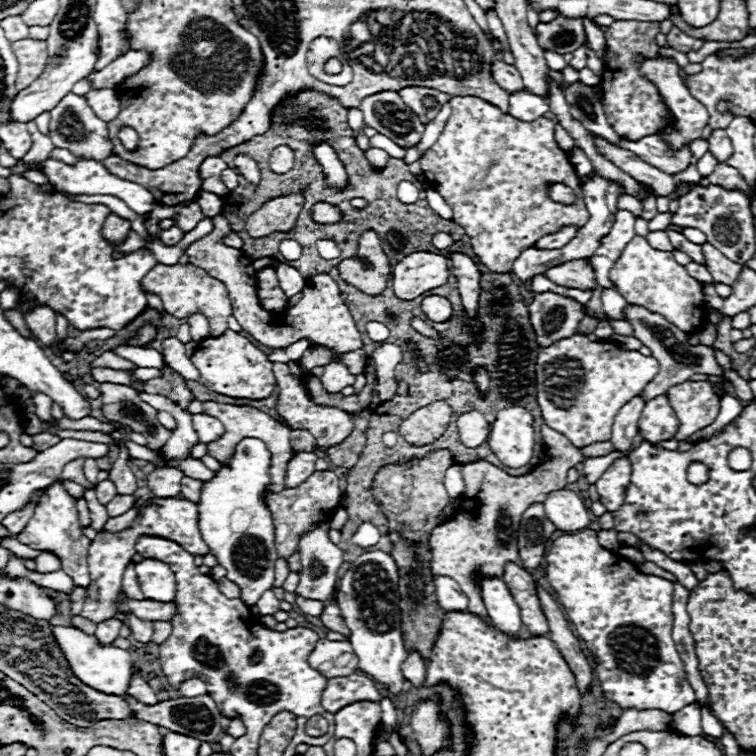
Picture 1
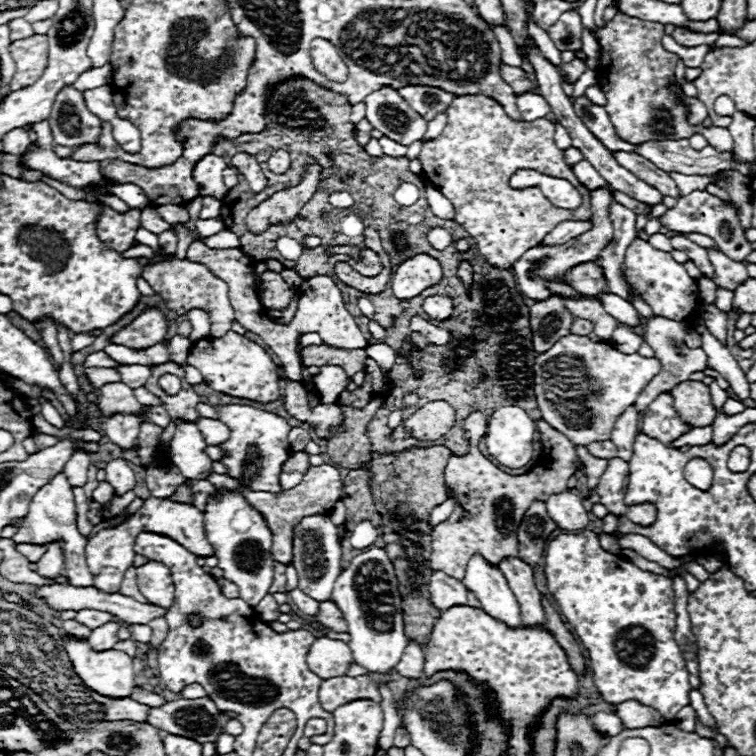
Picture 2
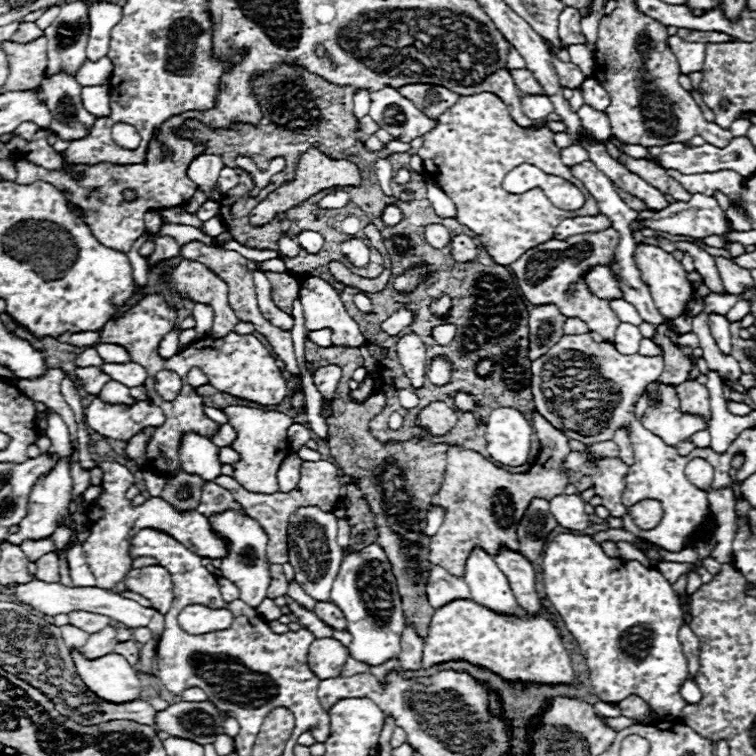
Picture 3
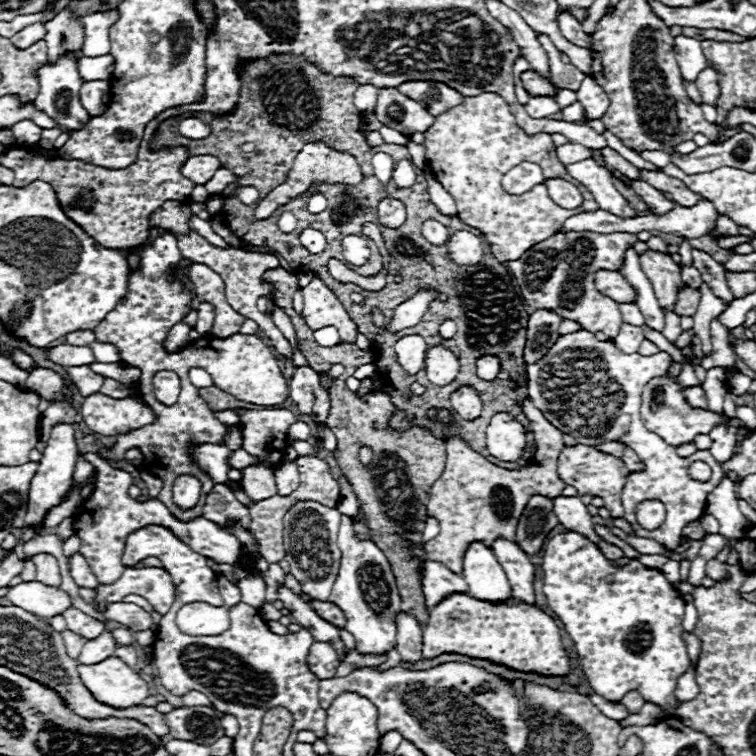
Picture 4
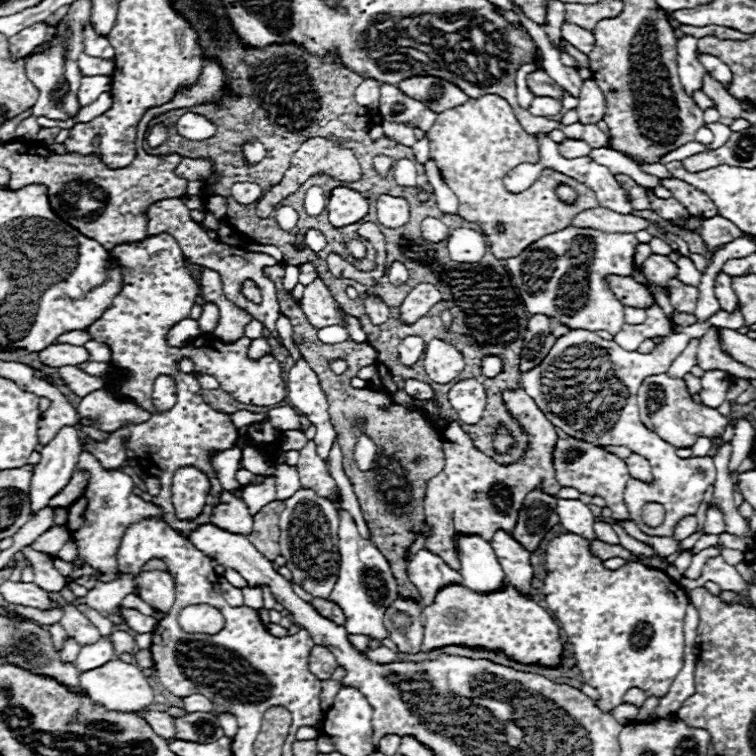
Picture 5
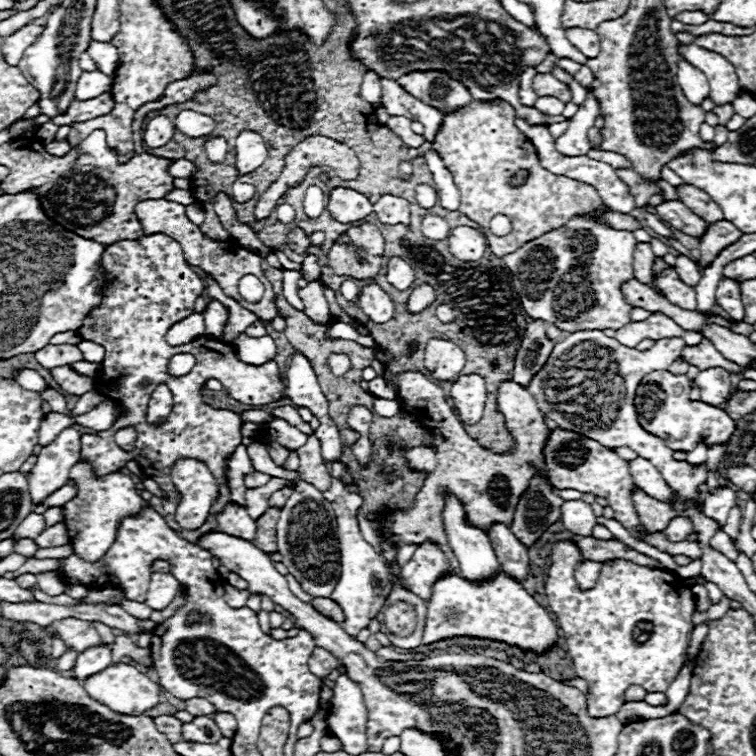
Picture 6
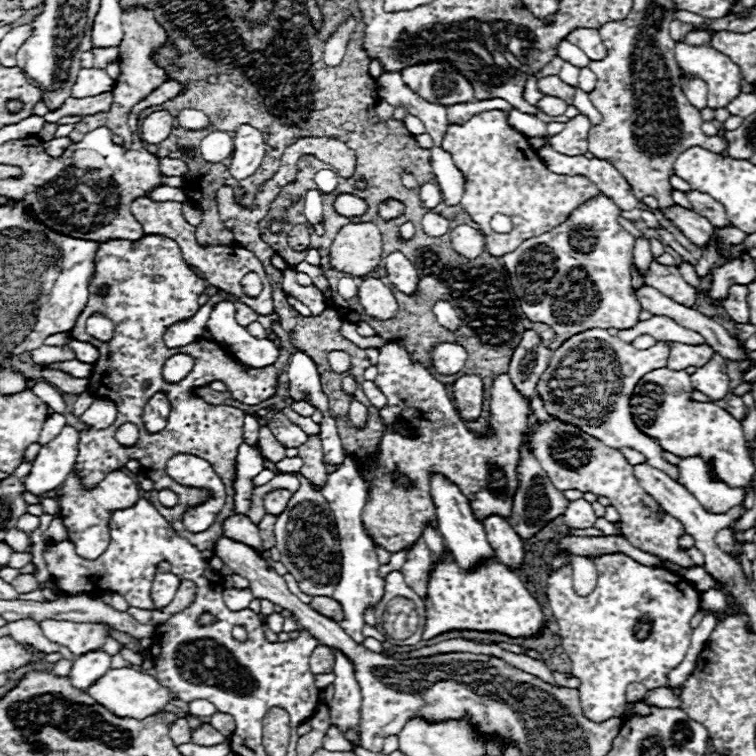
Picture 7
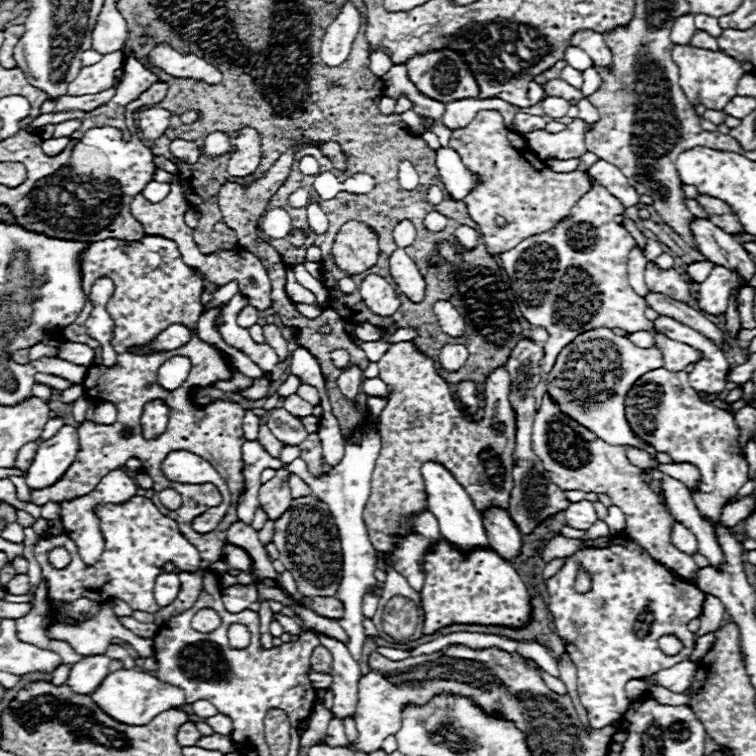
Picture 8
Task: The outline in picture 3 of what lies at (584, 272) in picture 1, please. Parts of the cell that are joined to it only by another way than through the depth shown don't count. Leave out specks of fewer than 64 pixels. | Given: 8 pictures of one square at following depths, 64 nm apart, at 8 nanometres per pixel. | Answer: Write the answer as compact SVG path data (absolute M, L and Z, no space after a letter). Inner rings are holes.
M606 266L592 268L592 272L588 272L588 276L586 276L586 282L592 288L592 292L596 292L596 296L600 296L600 298L608 298L608 300L622 298L618 278Z

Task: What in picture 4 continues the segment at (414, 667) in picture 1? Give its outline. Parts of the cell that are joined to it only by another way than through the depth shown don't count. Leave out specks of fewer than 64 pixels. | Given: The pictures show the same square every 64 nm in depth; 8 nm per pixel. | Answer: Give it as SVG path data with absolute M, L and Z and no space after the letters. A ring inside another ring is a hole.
M404 611L396 614L396 649L402 660L420 660L422 658L422 626L420 622Z

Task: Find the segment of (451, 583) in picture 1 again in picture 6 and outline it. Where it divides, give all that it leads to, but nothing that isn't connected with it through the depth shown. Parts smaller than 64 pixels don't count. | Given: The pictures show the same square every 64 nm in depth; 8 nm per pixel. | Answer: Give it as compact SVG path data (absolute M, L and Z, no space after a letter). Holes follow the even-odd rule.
M430 540L422 542L414 556L410 558L410 562L406 562L400 572L402 572L402 578L406 582L406 586L418 594L424 602L430 600L430 594L432 594L432 584L436 582L436 578L444 572L452 570L444 552L440 550L438 544L432 544Z

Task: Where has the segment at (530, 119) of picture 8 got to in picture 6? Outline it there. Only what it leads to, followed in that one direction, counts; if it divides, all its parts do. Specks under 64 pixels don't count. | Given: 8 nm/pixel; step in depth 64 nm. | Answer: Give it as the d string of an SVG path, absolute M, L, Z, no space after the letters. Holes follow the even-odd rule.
M520 116L514 118L514 124L520 128L520 132L524 132L524 134L532 140L532 144L534 144L536 150L538 150L540 162L542 162L542 166L544 166L546 170L550 170L552 174L558 174L558 176L568 176L568 178L576 178L576 180L586 182L586 184L594 184L594 188L598 190L602 202L606 202L606 206L610 206L610 208L616 210L616 212L630 212L630 210L636 208L634 198L630 196L628 186L618 178L616 170L614 170L610 164L604 164L604 162L600 162L600 160L592 160L592 158L588 158L588 156L564 156L564 154L560 154L560 152L554 148L554 138L550 136L550 132L548 132L546 126L534 126L534 124L530 124L528 120L524 120L524 118L520 118Z

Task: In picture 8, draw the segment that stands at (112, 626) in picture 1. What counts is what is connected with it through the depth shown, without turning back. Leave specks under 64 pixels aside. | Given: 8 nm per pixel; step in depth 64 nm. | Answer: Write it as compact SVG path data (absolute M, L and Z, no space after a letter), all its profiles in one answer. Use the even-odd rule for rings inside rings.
M84 656L80 662L72 664L66 684L76 694L92 694L108 676L108 664L108 656Z

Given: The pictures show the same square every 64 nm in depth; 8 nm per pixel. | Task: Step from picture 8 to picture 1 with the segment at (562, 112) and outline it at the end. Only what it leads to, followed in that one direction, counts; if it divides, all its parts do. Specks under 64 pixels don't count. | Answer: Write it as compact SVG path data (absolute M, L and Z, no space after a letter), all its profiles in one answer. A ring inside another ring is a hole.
M524 90L510 94L510 112L508 114L512 114L518 120L530 122L530 120L544 116L548 110L550 108L542 96L536 96L536 94L530 94Z

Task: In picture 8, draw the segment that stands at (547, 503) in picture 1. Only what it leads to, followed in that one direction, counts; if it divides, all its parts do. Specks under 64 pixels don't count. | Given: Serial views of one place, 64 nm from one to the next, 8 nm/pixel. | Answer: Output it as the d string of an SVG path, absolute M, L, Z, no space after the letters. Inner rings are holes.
M588 500L574 502L566 508L566 524L576 530L588 530L596 522L594 504Z

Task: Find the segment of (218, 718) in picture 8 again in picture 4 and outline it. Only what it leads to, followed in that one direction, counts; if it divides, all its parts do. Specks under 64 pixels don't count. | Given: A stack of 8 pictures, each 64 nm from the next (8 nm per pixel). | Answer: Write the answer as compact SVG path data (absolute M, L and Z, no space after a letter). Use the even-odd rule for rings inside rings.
M224 714L224 716L220 718L220 724L222 724L222 728L224 728L226 736L234 738L234 736L238 734L238 722L236 722L236 718L234 718L234 716L230 716L230 714Z

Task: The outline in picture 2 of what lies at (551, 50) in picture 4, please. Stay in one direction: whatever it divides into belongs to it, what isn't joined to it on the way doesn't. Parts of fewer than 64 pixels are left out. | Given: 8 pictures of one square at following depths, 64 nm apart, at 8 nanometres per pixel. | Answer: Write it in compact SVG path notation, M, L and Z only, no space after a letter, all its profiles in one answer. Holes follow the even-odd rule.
M572 60L572 62L568 62L568 64L560 64L558 66L558 70L562 72L562 76L566 78L566 82L576 82L582 74L584 74L584 64L580 62L580 60Z

